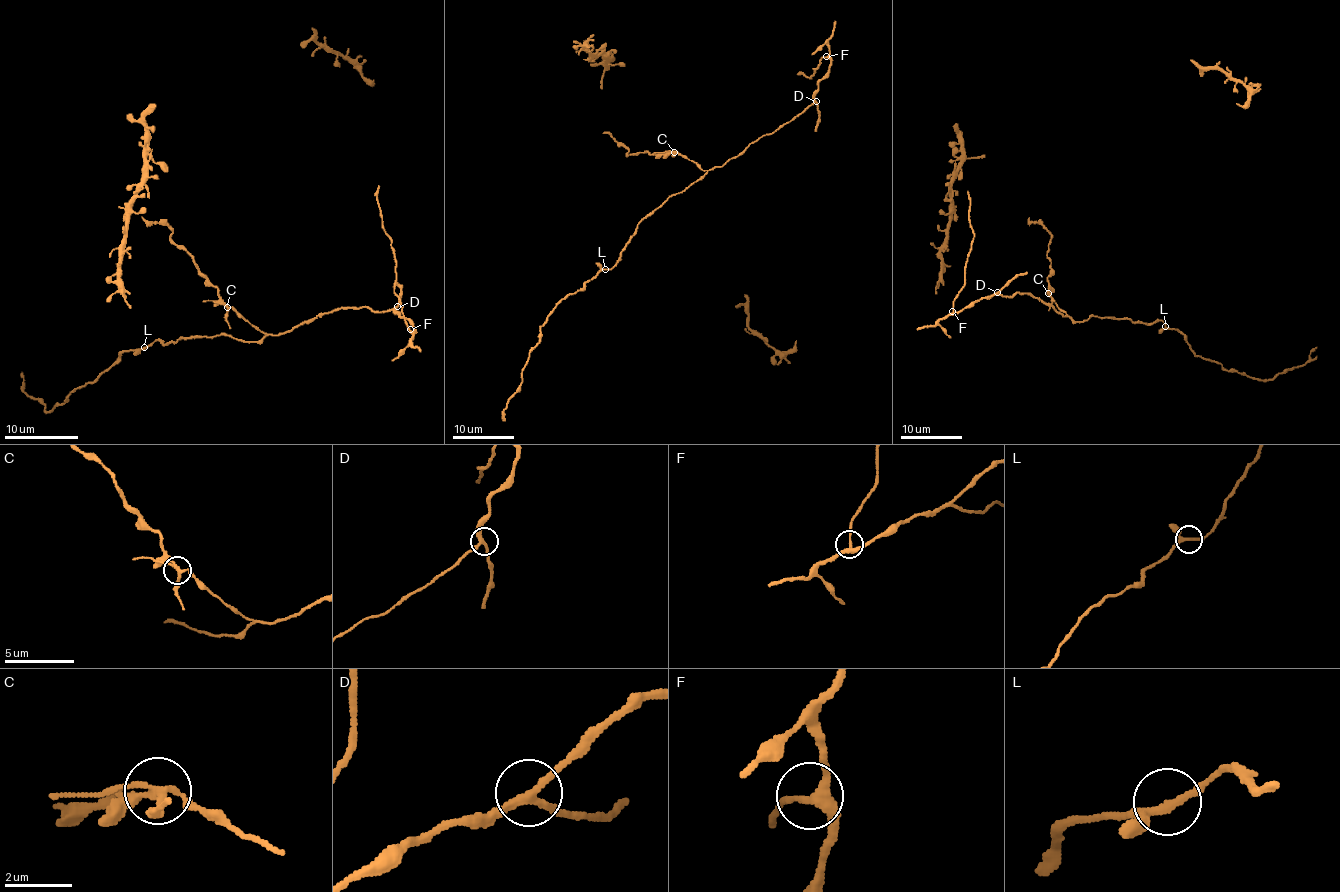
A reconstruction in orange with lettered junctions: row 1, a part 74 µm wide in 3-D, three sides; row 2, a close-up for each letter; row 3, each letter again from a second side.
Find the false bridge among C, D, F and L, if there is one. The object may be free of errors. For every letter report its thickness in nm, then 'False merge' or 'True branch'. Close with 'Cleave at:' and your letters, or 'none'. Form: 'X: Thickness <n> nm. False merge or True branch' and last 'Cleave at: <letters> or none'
C: Thickness 190 nm. False merge
D: Thickness 240 nm. True branch
F: Thickness 240 nm. True branch
L: Thickness 200 nm. True branch
Cleave at: C

